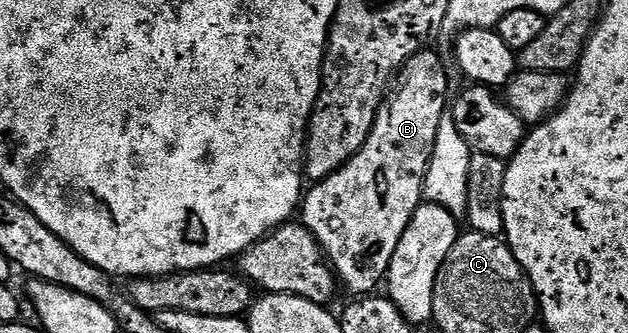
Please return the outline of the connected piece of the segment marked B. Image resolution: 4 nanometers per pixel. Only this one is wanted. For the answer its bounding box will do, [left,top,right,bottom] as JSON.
[300,50,450,298]

